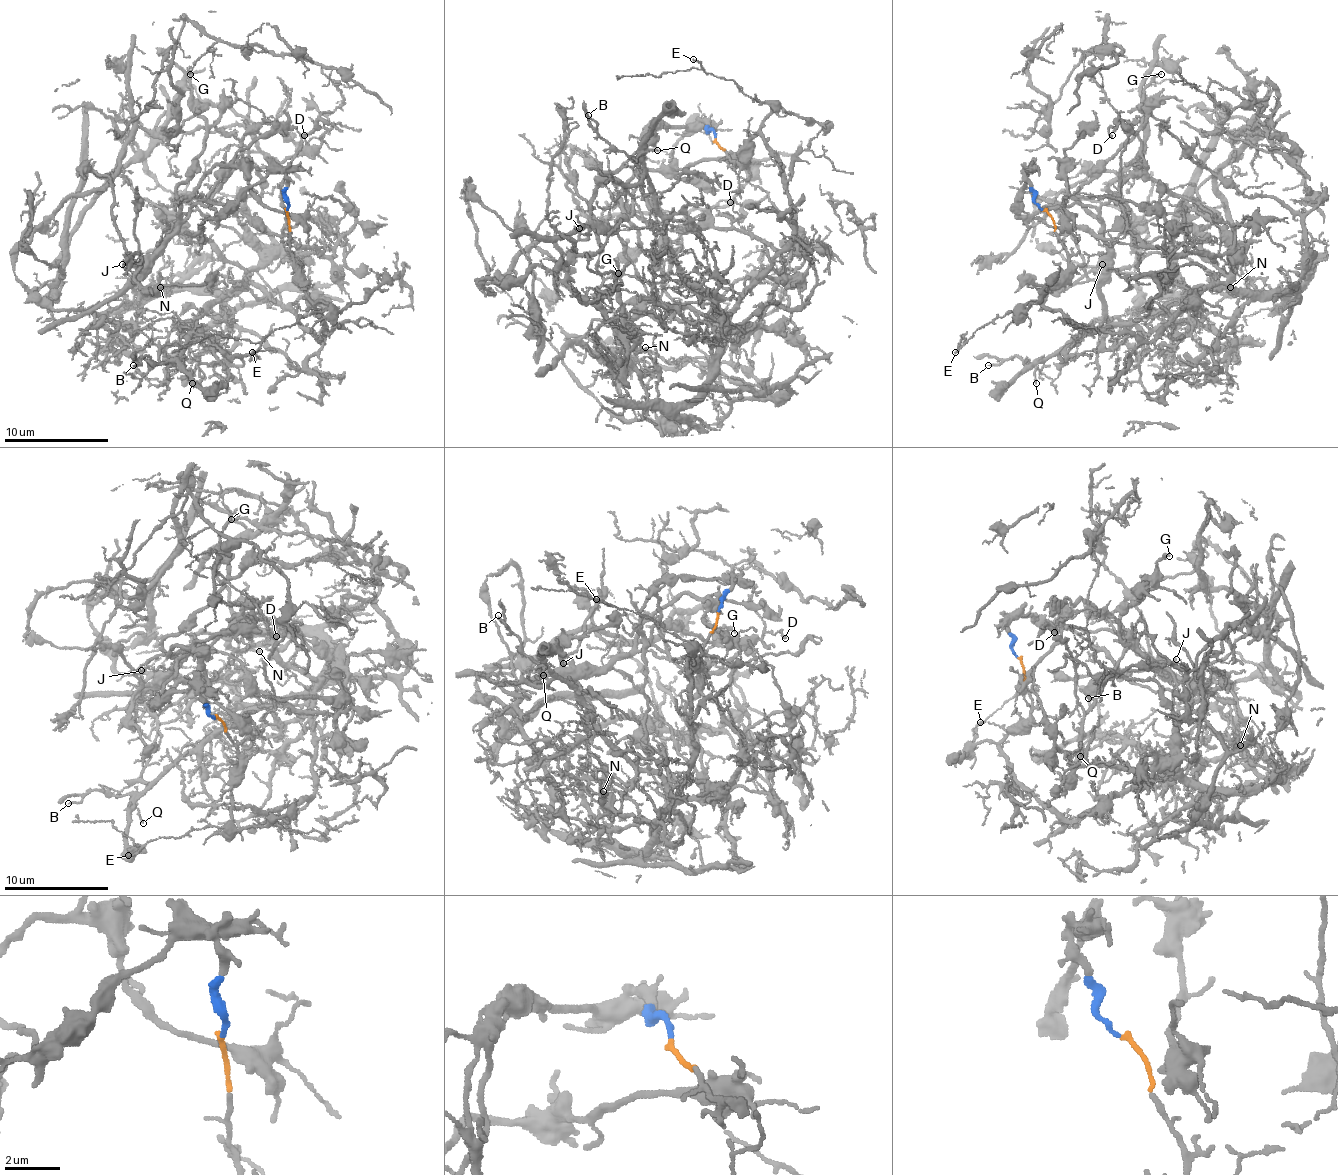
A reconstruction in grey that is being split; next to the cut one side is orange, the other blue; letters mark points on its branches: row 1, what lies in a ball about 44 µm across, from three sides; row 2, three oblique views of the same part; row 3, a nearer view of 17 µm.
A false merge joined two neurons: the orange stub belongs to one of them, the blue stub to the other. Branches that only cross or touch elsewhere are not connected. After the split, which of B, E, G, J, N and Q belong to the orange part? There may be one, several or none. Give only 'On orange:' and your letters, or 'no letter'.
On orange: B, E, N, Q

